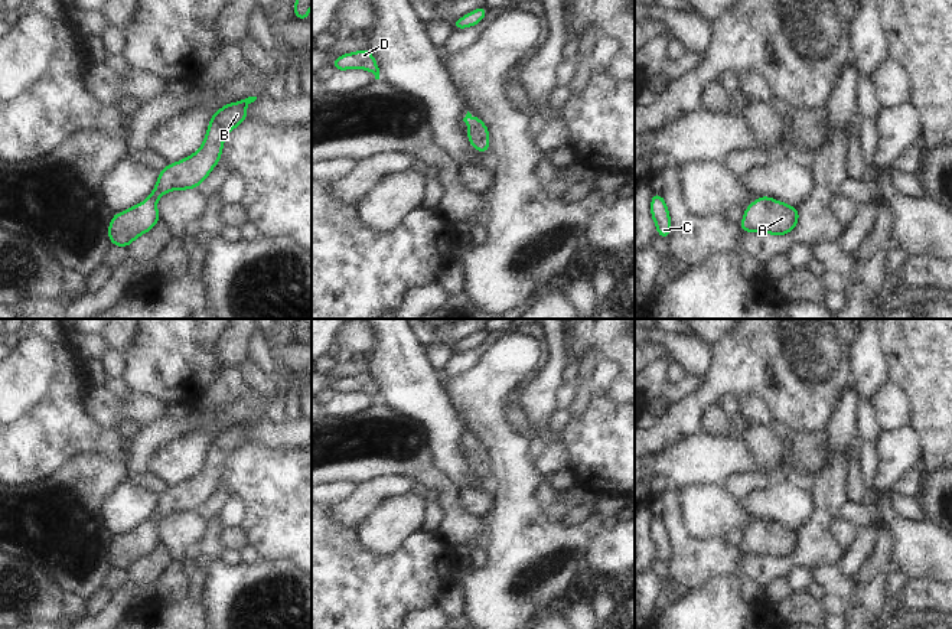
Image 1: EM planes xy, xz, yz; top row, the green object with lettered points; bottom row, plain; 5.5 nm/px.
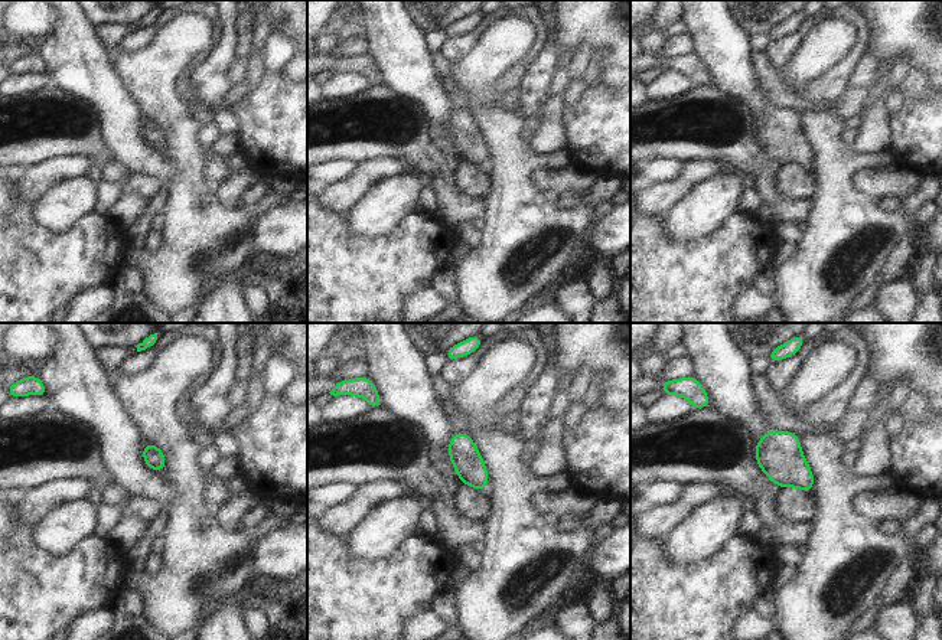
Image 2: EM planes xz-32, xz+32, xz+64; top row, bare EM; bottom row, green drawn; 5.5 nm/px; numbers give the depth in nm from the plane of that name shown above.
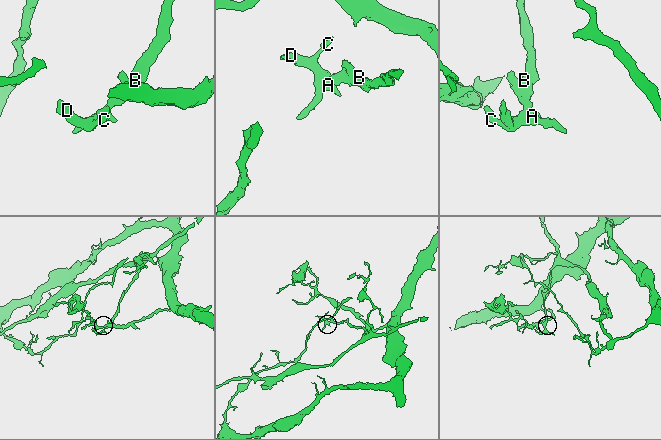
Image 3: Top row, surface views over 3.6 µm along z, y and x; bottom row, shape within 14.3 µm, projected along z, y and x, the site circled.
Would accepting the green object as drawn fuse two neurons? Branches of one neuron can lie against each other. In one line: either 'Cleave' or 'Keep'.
Keep

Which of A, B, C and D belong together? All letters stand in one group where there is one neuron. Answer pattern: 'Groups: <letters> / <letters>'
Groups: A B C D

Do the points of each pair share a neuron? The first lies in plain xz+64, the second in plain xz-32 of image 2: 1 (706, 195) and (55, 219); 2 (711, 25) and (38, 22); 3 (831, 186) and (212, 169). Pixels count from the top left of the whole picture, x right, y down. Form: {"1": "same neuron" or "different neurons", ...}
{"1": "same neuron", "2": "different neurons", "3": "different neurons"}

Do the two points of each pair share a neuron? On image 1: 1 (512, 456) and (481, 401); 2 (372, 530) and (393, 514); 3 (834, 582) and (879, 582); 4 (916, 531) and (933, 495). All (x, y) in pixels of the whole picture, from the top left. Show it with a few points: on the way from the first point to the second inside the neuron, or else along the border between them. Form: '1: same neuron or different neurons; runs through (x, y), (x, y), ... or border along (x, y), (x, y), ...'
1: same neuron; runs through (502, 443), (485, 423), (483, 414)
2: same neuron; runs through (377, 530), (388, 518)
3: same neuron; runs through (845, 587), (850, 592), (867, 592)
4: different neurons; border along (926, 515), (936, 524)

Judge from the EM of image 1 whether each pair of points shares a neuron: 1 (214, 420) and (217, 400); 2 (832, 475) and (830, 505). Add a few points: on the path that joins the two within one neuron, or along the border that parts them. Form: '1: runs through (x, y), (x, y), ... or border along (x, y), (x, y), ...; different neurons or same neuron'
1: border along (241, 388), (221, 407), (206, 413), (196, 407); different neurons
2: runs through (832, 482), (830, 498); same neuron

